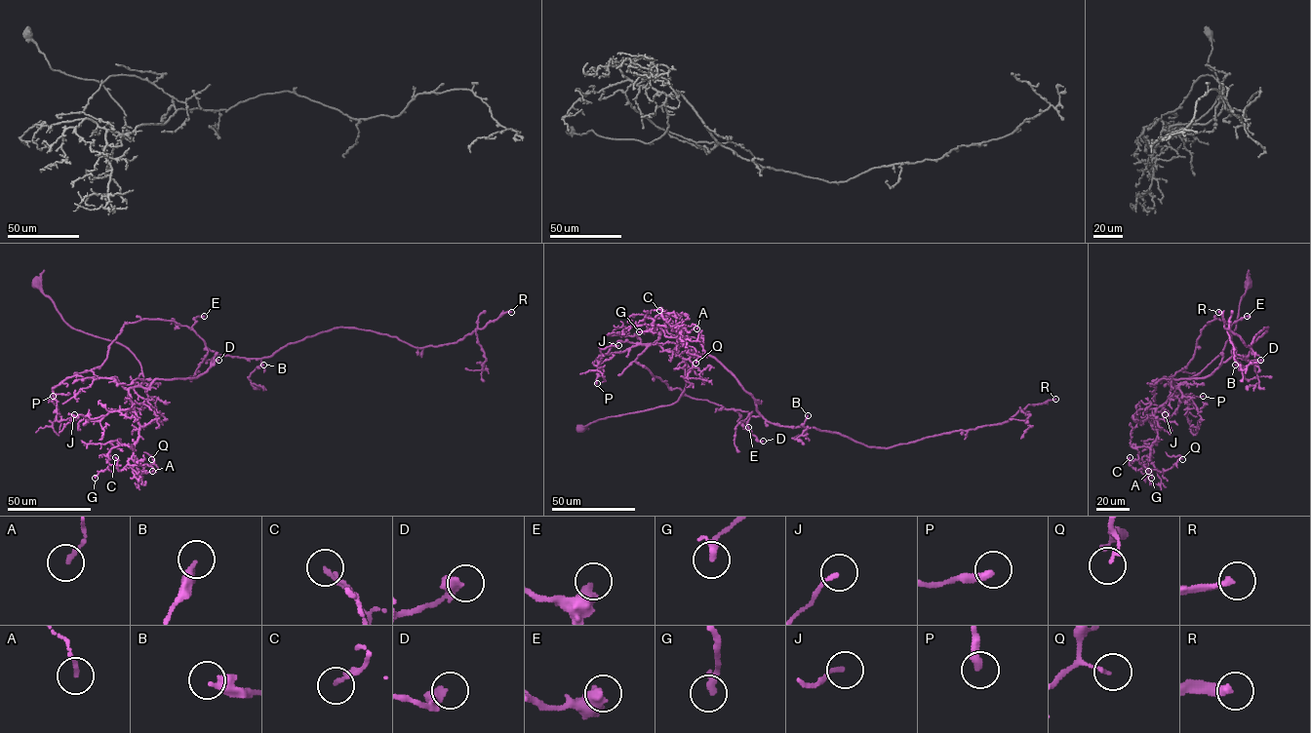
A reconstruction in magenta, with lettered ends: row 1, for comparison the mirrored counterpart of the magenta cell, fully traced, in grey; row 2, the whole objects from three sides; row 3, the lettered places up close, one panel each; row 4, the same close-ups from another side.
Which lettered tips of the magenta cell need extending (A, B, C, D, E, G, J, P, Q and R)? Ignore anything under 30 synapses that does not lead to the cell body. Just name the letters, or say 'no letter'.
R

